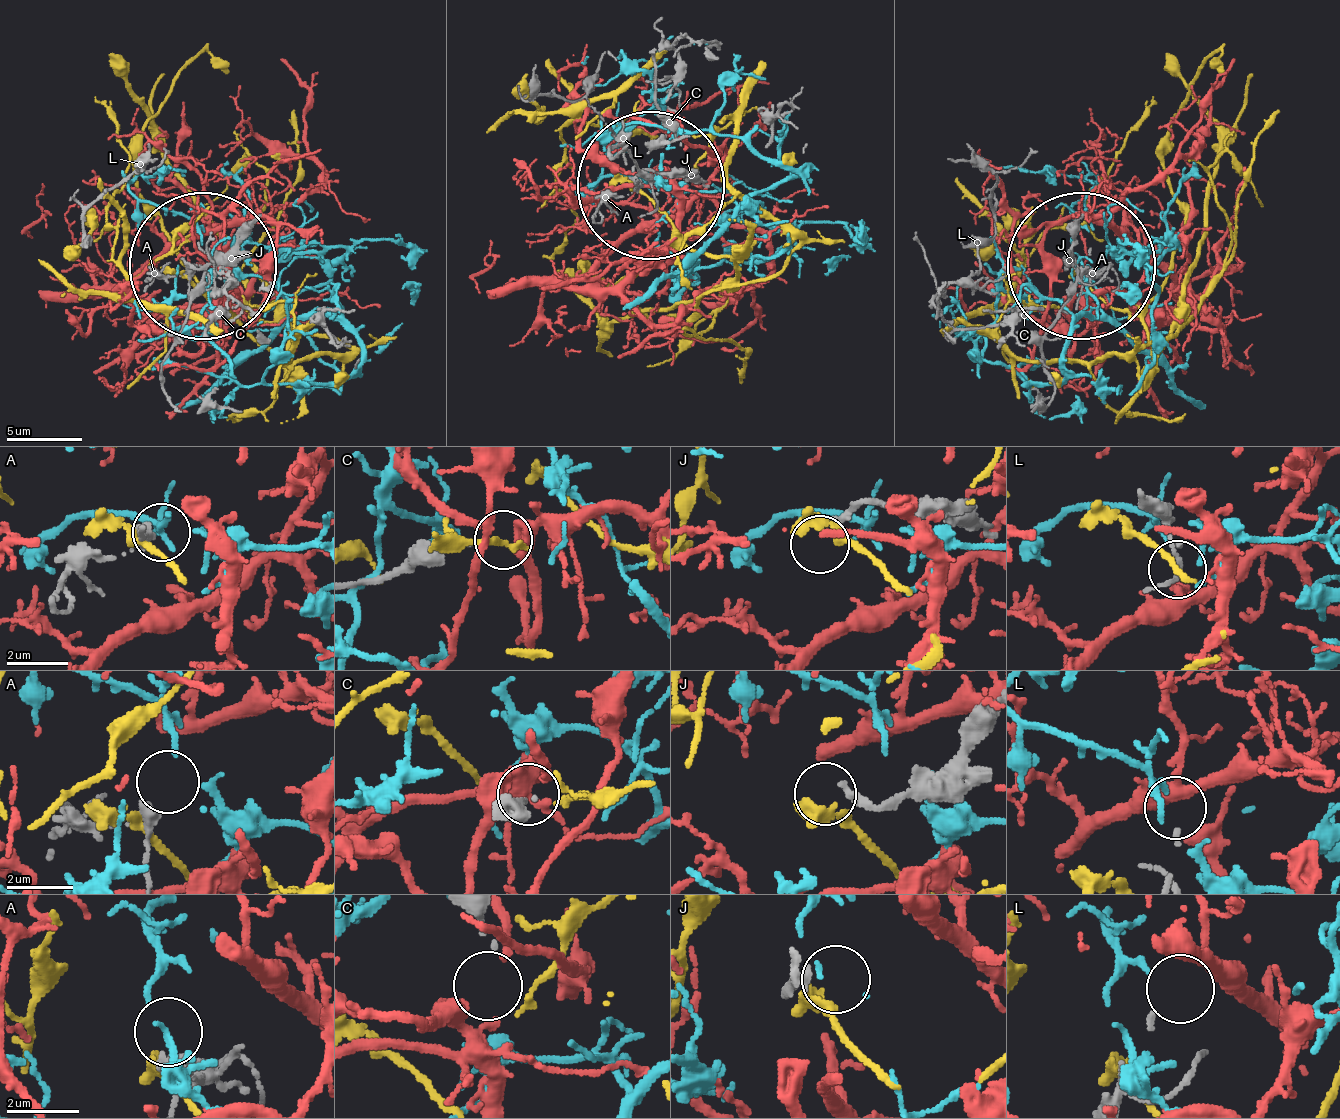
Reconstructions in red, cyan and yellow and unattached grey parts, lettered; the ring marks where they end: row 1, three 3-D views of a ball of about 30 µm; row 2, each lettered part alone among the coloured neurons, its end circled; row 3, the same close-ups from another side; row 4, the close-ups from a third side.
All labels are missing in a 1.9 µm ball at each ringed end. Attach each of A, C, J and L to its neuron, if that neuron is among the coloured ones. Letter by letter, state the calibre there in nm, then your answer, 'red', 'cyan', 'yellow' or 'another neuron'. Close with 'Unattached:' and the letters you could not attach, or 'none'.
A: calibre 280 nm; cyan
C: calibre 130 nm; another neuron
J: calibre 220 nm; another neuron
L: calibre 120 nm; another neuron
Unattached: C, J, L

